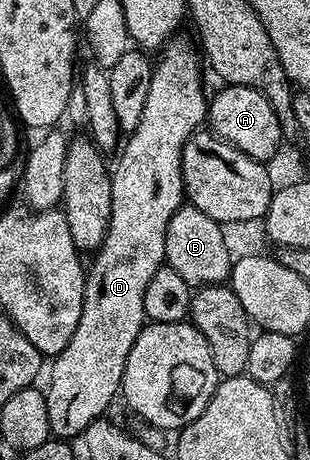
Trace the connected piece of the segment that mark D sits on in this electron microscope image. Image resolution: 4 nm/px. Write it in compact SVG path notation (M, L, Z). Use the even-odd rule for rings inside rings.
M174 37L160 48L158 55L161 56L153 63L151 86L147 92L147 102L143 104L143 113L139 116L139 125L128 132L116 156L117 164L112 164L111 221L105 240L92 256L93 264L88 264L87 267L83 313L79 317L79 325L75 325L75 333L71 333L71 341L52 360L49 387L44 388L44 393L49 430L62 440L72 440L72 435L80 436L108 412L105 410L112 405L113 398L118 398L123 369L127 365L127 353L131 353L135 337L139 337L147 322L143 309L143 293L147 293L147 281L151 281L151 277L155 277L155 273L165 263L167 225L171 225L171 217L175 217L175 213L186 202L181 158L189 139L200 132L206 122L209 99L205 95L205 83L201 80L202 56L192 38L181 38Z

